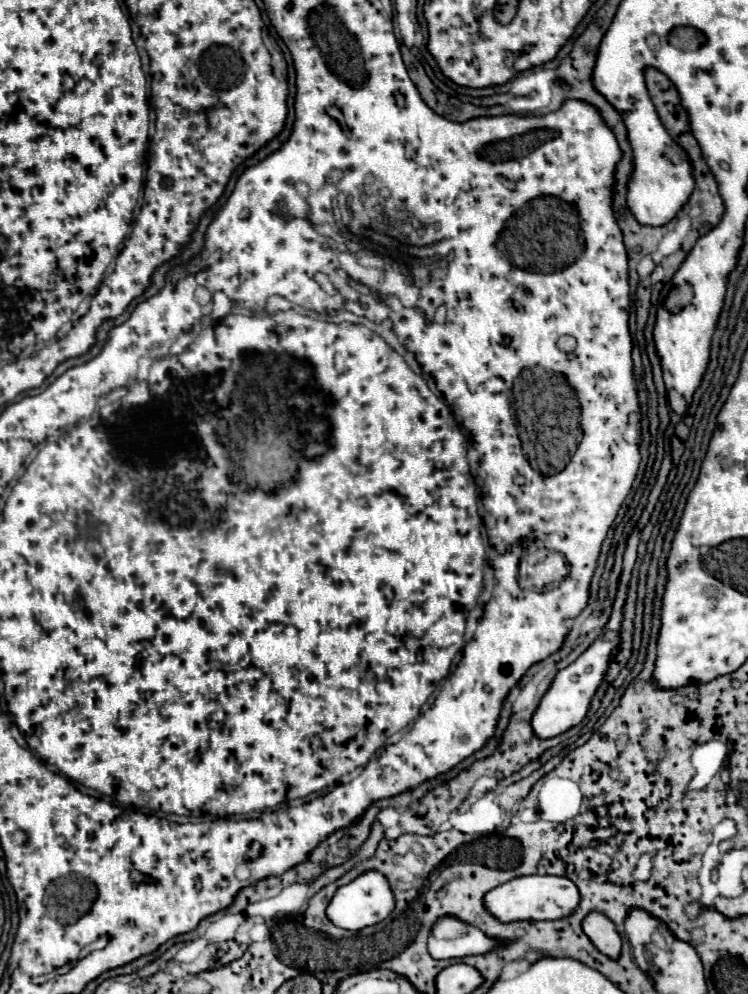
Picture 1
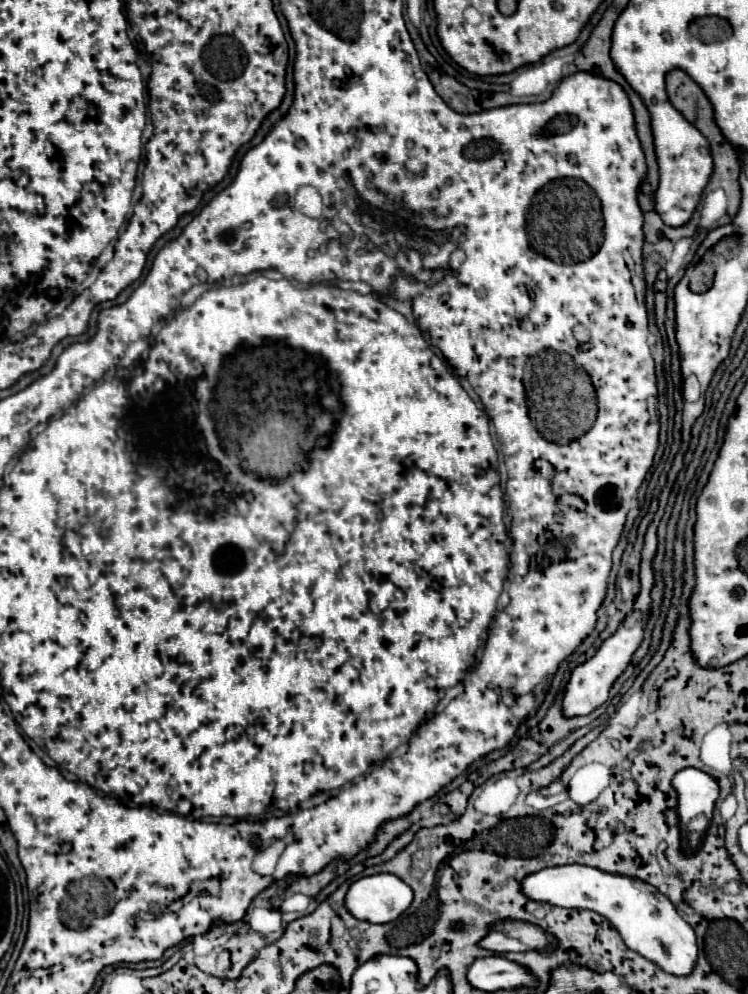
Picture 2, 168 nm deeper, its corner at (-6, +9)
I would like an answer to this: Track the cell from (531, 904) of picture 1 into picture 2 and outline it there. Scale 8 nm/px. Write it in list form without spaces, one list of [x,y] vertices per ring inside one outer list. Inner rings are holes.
[[[568,864],[544,868],[522,880],[522,890],[530,900],[550,902],[562,908],[586,908],[608,918],[620,932],[626,946],[656,962],[662,970],[688,976],[696,964],[698,946],[692,926],[676,912],[674,904],[654,886],[620,874],[606,874],[592,866]]]

